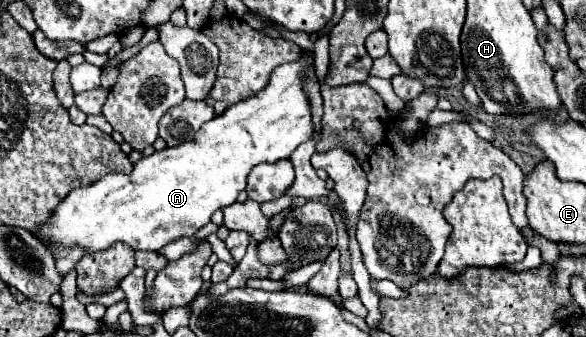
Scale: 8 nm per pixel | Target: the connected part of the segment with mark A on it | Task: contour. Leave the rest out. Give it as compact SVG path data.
M302 54L298 60L280 64L272 72L266 88L258 94L236 102L234 106L226 108L220 116L208 120L194 136L194 140L184 142L174 148L164 148L154 152L148 158L142 158L132 174L106 174L94 186L84 186L72 190L66 200L56 208L50 216L48 224L40 228L40 236L48 238L50 242L62 244L66 248L78 244L88 254L106 250L114 242L126 242L134 250L160 250L168 242L194 236L202 226L210 222L210 216L236 202L238 194L246 188L246 178L252 168L260 162L276 162L290 158L290 154L314 134L312 122L312 106L304 92L304 76L314 66L312 54Z

